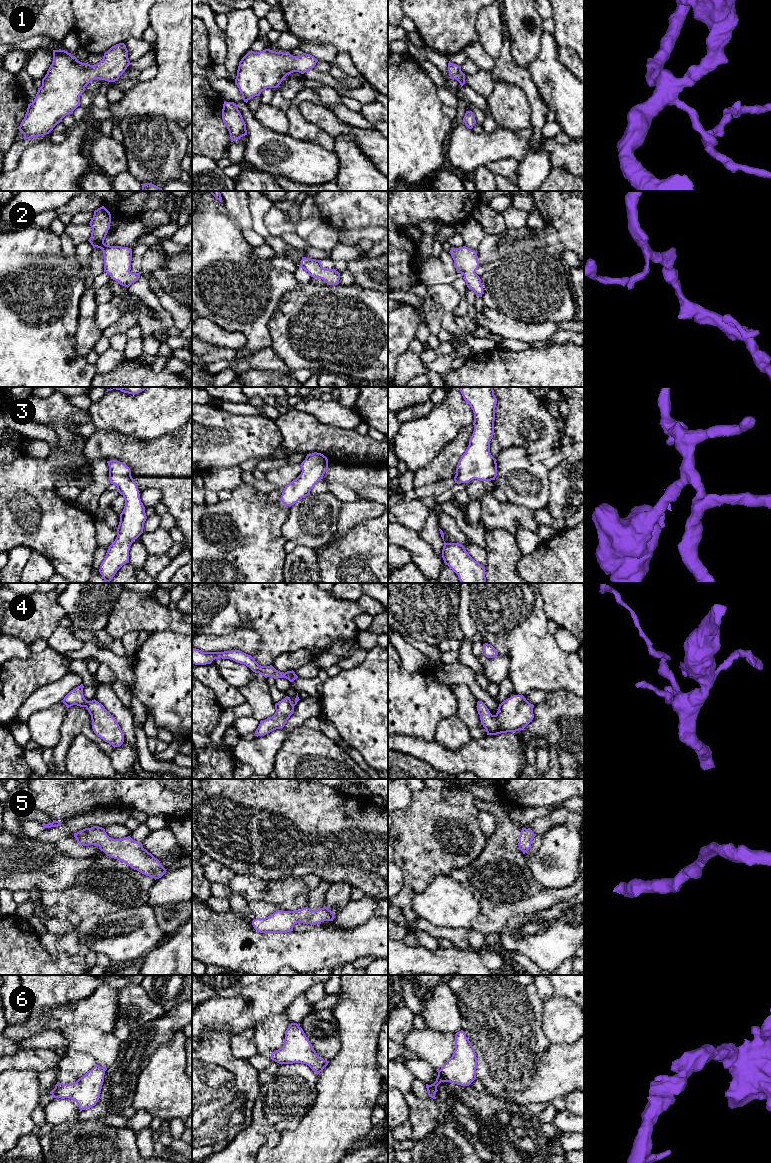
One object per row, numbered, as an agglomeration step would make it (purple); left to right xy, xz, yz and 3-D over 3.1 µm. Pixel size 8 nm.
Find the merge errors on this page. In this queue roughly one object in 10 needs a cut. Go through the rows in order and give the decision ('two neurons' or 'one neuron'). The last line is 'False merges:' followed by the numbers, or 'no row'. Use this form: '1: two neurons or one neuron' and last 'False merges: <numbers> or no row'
1: one neuron
2: one neuron
3: one neuron
4: one neuron
5: one neuron
6: one neuron
False merges: no row

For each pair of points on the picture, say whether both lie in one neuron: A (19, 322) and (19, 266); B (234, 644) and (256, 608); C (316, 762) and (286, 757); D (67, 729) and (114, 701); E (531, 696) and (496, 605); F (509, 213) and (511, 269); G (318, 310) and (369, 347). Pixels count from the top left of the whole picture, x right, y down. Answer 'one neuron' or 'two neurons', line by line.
A: one neuron
B: two neurons
C: one neuron
D: two neurons
E: two neurons
F: two neurons
G: one neuron

